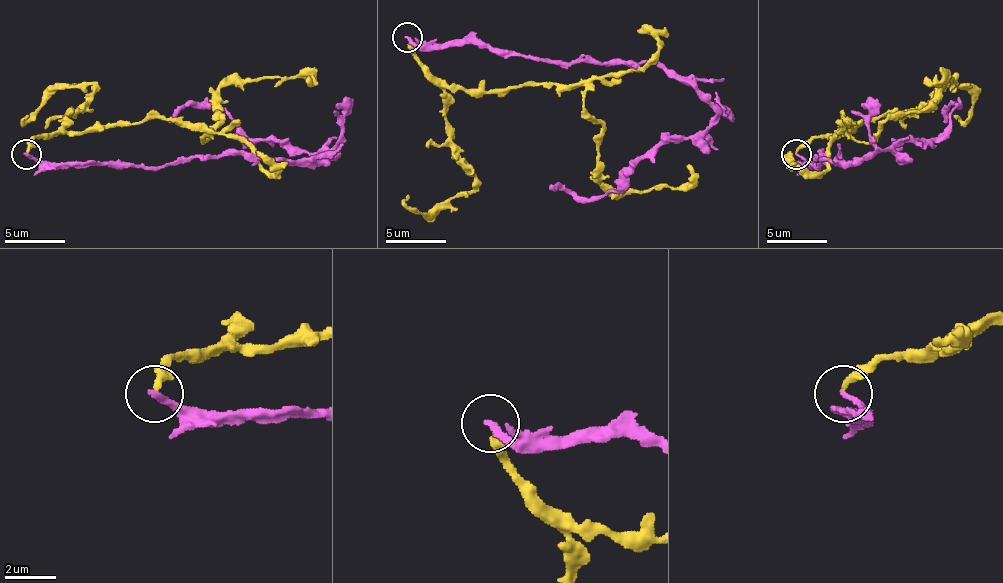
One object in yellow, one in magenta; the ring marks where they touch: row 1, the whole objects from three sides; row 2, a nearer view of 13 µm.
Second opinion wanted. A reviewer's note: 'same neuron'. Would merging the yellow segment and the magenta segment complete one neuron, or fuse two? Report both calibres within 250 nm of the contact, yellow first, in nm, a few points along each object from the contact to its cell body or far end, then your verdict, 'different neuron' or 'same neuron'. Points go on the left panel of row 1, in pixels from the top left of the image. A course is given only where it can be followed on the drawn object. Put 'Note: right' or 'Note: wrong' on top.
Note: wrong
calibres 280 and 240 nm; course yellow (27, 152), (36, 137), (151, 119), (181, 119), (202, 140), (220, 122), (217, 92), (238, 80), (308, 83); course magenta (27, 155), (154, 167), (223, 155), (335, 155), (244, 140), (223, 110), (187, 104), (169, 122); different neuron

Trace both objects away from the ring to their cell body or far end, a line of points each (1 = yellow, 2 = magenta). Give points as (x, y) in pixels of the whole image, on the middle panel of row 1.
1: (408, 37), (450, 85), (586, 88), (583, 109), (601, 127), (598, 175), (619, 190), (683, 187), (689, 163)
2: (408, 37), (665, 64), (713, 109), (704, 130), (652, 148), (604, 196), (550, 184)

